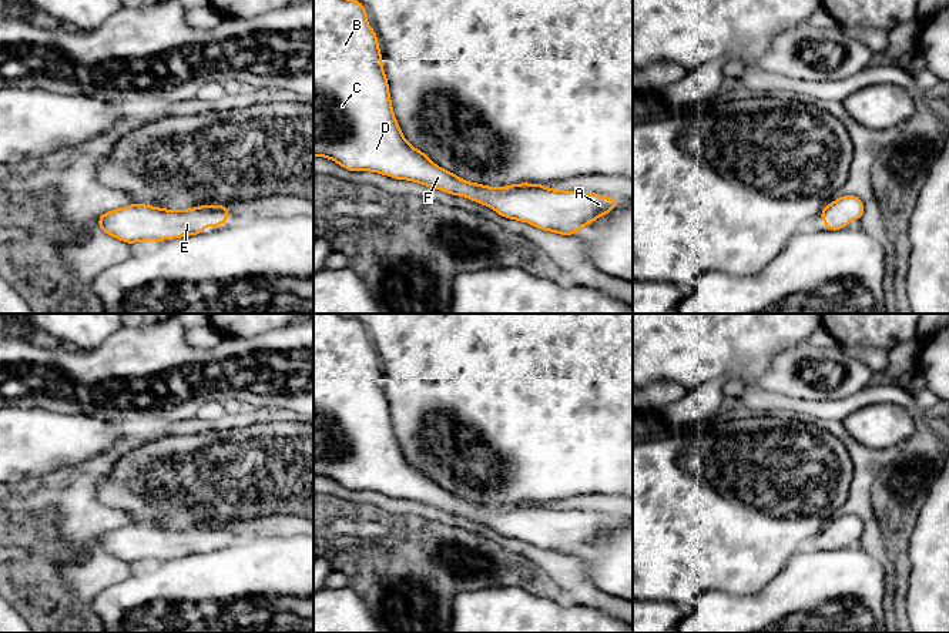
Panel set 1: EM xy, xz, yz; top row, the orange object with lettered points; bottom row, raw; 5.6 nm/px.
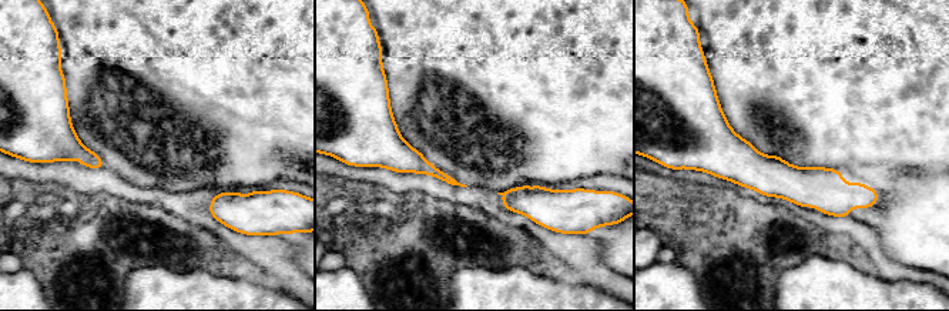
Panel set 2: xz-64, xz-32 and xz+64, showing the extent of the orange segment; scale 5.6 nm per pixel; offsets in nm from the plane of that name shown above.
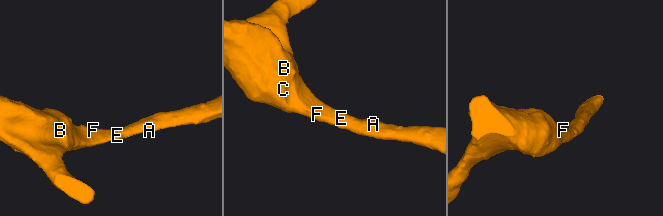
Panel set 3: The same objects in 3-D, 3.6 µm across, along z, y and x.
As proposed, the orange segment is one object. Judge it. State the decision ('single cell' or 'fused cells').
single cell

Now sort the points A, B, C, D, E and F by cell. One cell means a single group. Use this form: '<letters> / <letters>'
A B C D E F

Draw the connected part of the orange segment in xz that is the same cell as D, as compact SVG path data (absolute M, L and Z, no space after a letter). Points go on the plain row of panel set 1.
M313 314L313 475L331 478L349 490L373 490L467 516L492 526L502 536L561 555L576 553L620 523L616 518L550 509L541 503L492 508L465 500L437 486L423 470L413 468L399 448L382 386L378 352L368 346L368 339L359 319L341 314Z

